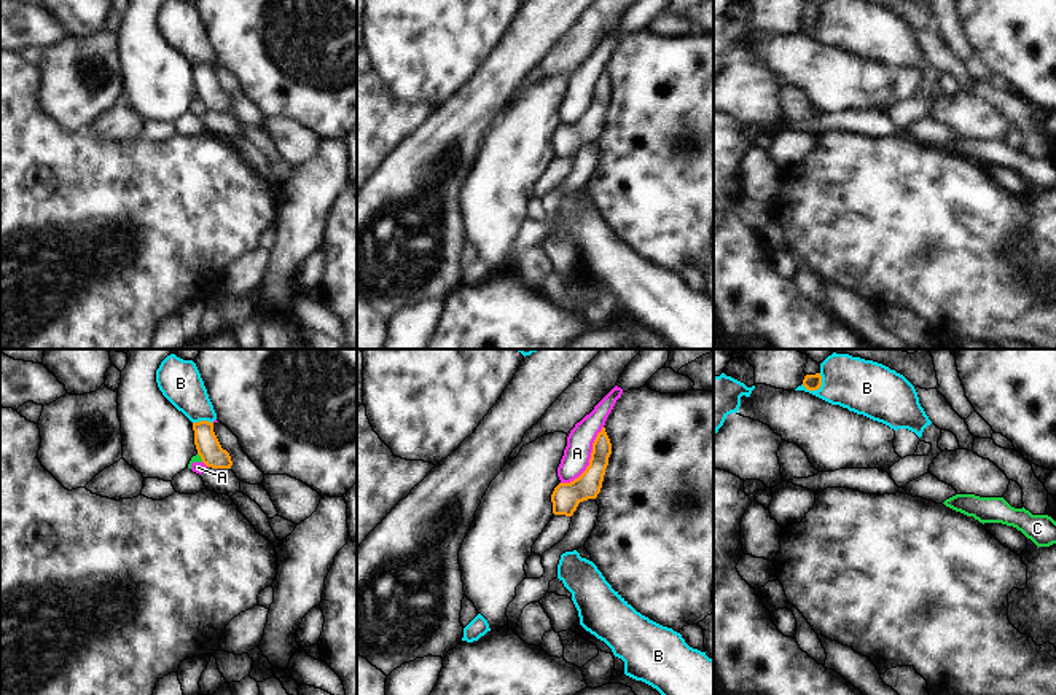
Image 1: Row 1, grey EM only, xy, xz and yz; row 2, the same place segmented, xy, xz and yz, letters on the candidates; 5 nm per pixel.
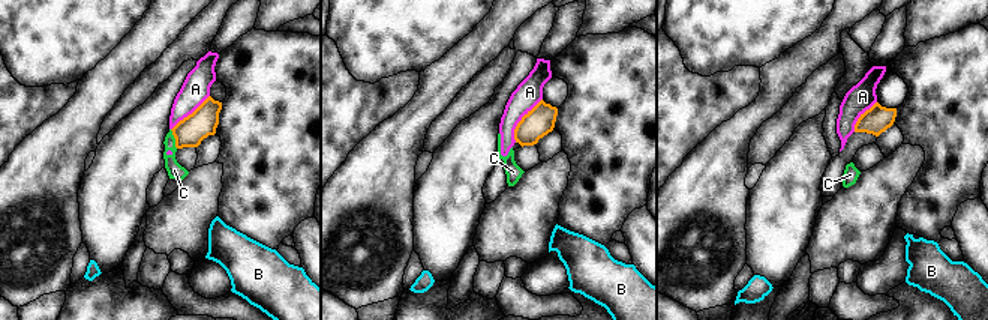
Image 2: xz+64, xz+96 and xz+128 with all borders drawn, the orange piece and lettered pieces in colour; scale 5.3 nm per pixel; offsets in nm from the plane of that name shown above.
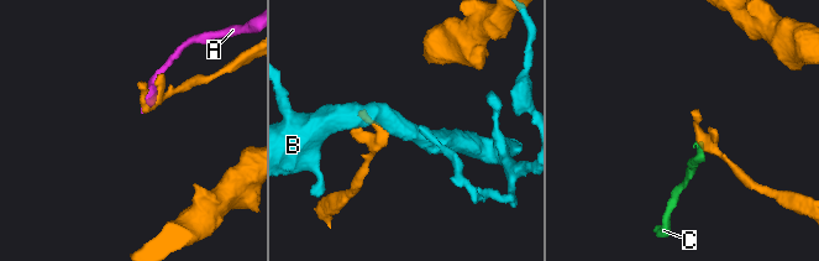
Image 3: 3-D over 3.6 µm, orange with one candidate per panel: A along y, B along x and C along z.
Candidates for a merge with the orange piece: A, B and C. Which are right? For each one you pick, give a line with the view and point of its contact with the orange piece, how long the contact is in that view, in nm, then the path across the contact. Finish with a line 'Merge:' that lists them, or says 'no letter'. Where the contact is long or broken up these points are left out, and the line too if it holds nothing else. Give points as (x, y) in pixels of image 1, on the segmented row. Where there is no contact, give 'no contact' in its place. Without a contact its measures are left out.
Merge: no letter

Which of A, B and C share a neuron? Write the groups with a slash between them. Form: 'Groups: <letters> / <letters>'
Groups: A C / B.

